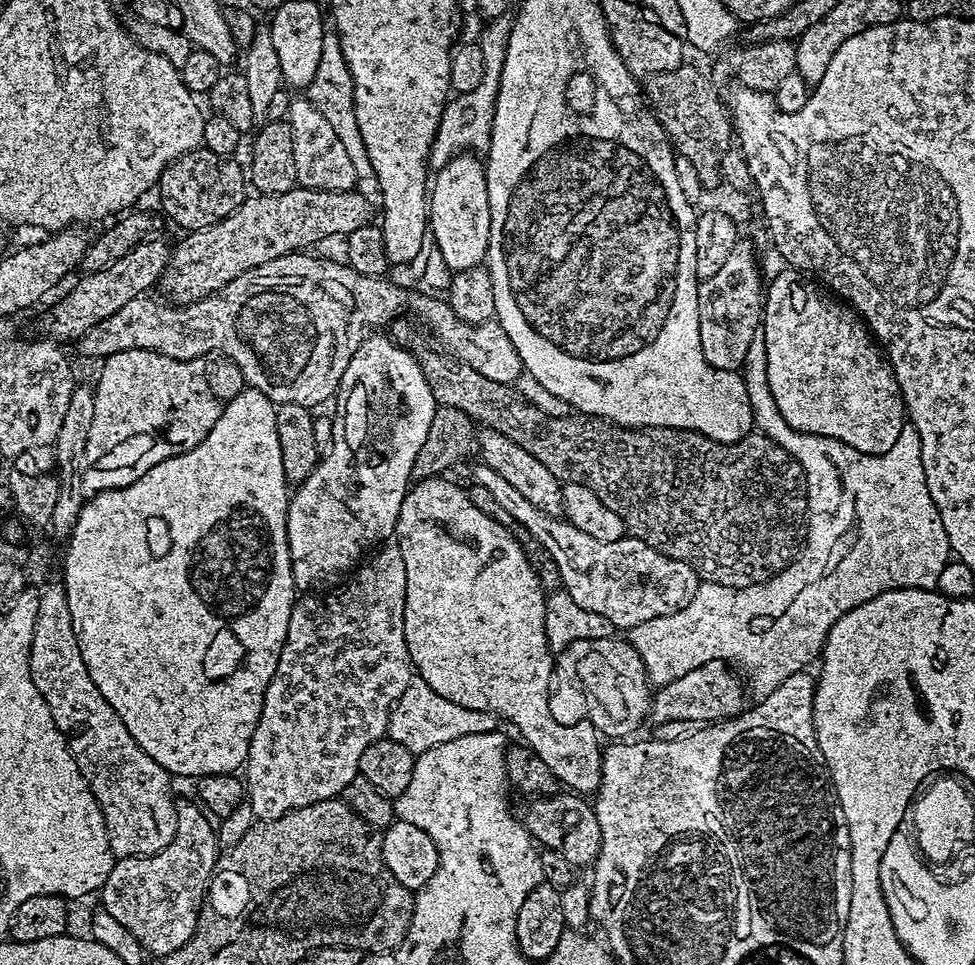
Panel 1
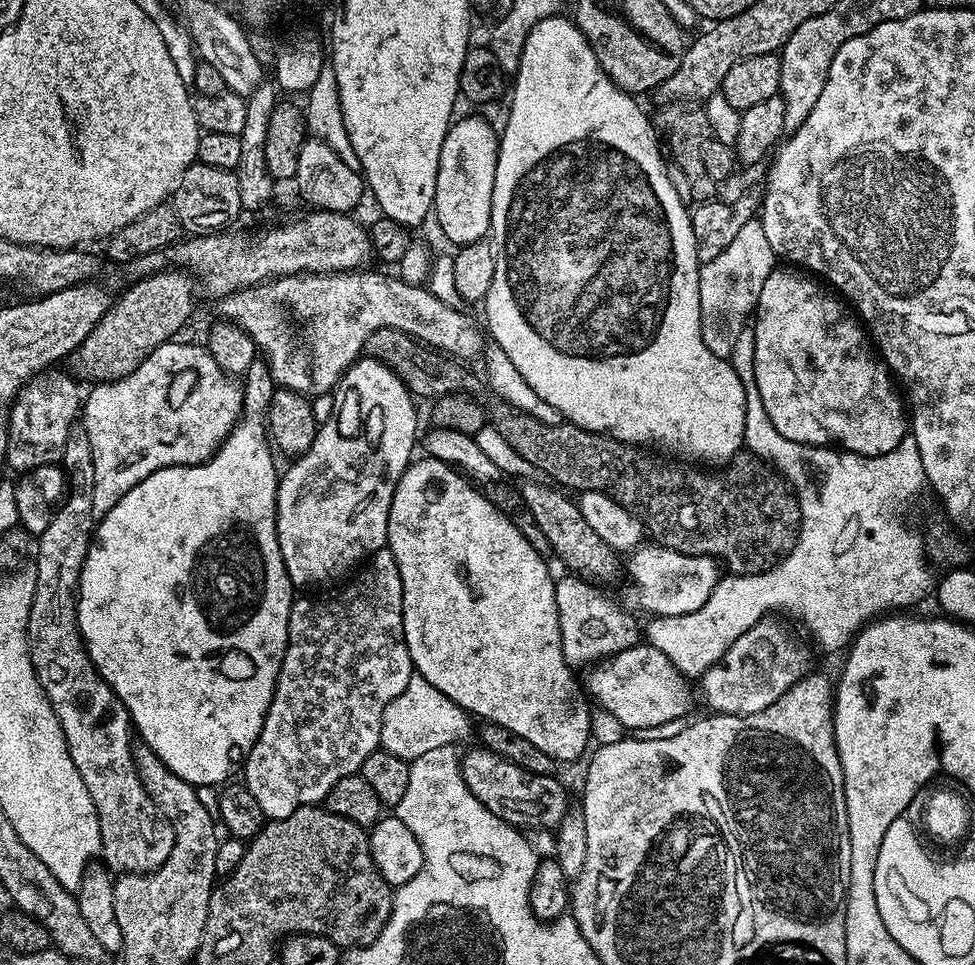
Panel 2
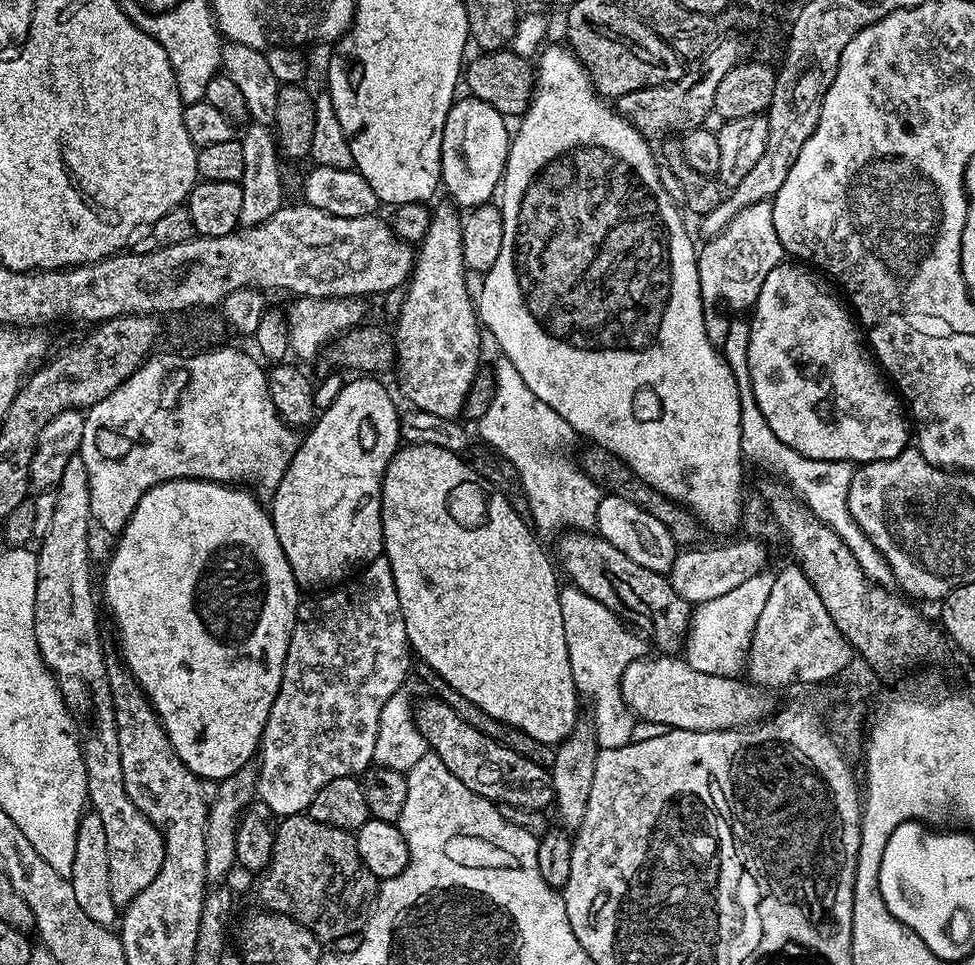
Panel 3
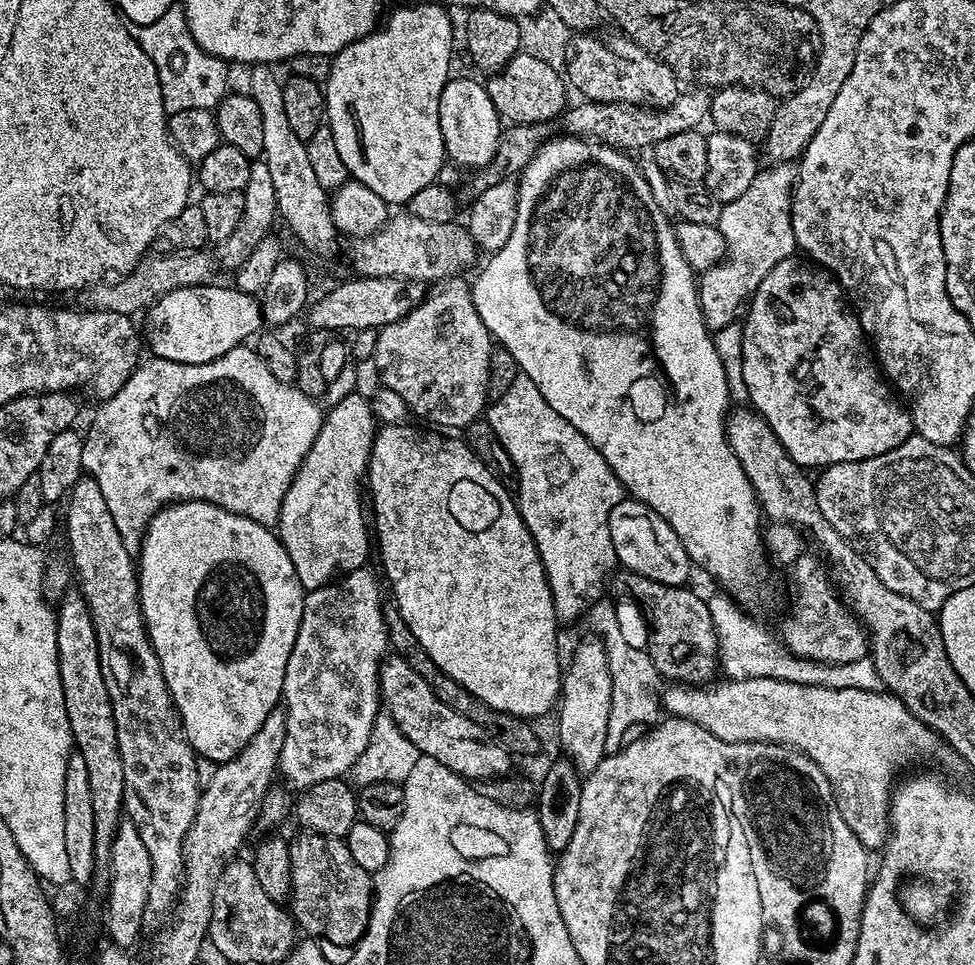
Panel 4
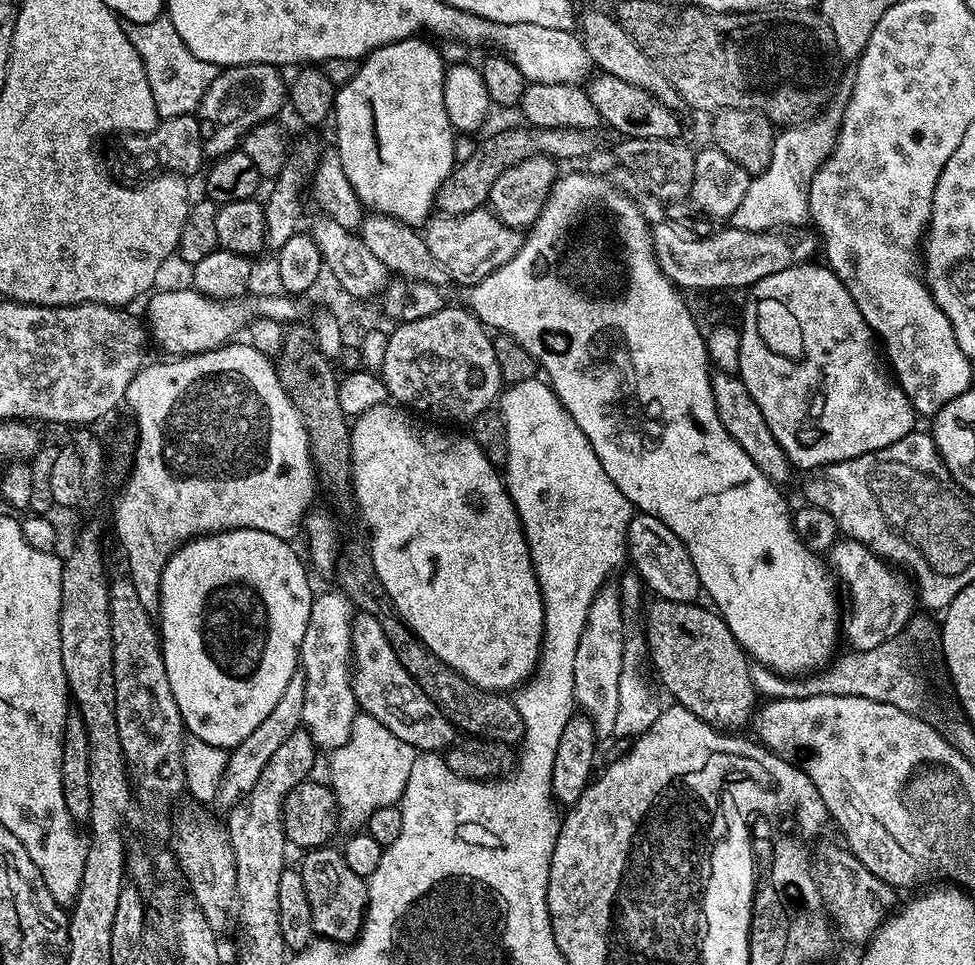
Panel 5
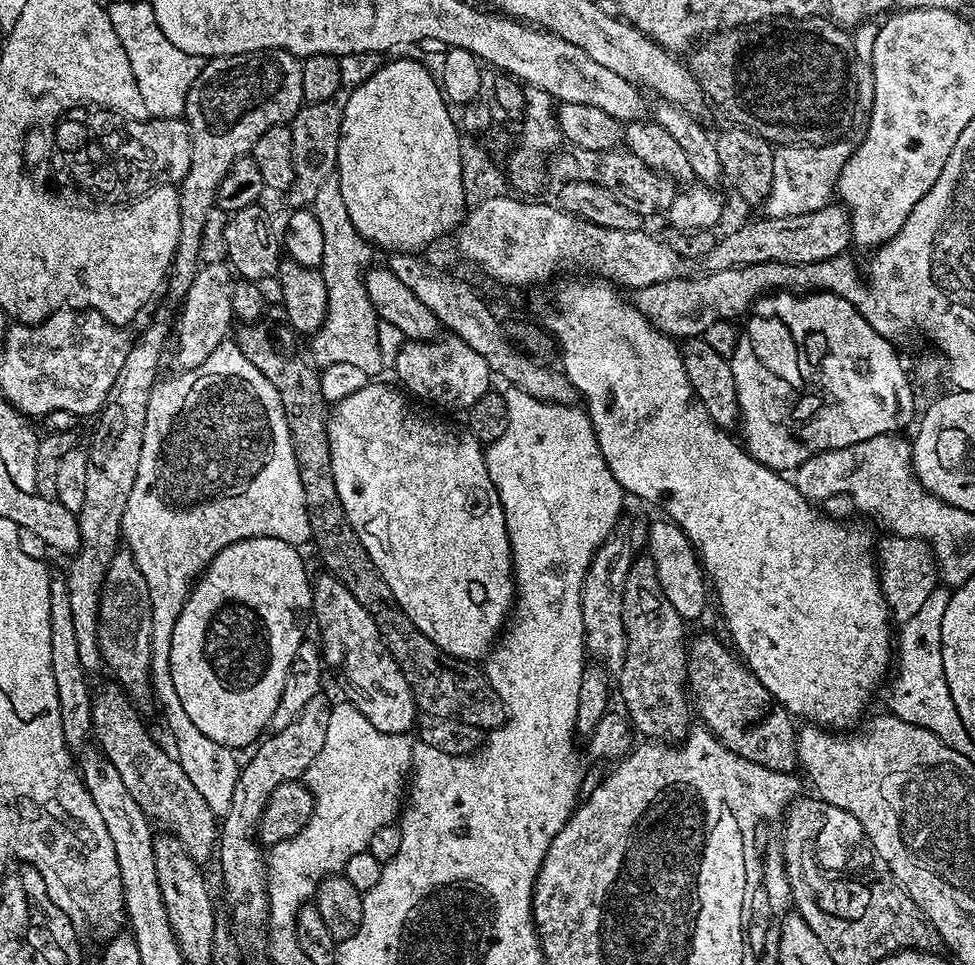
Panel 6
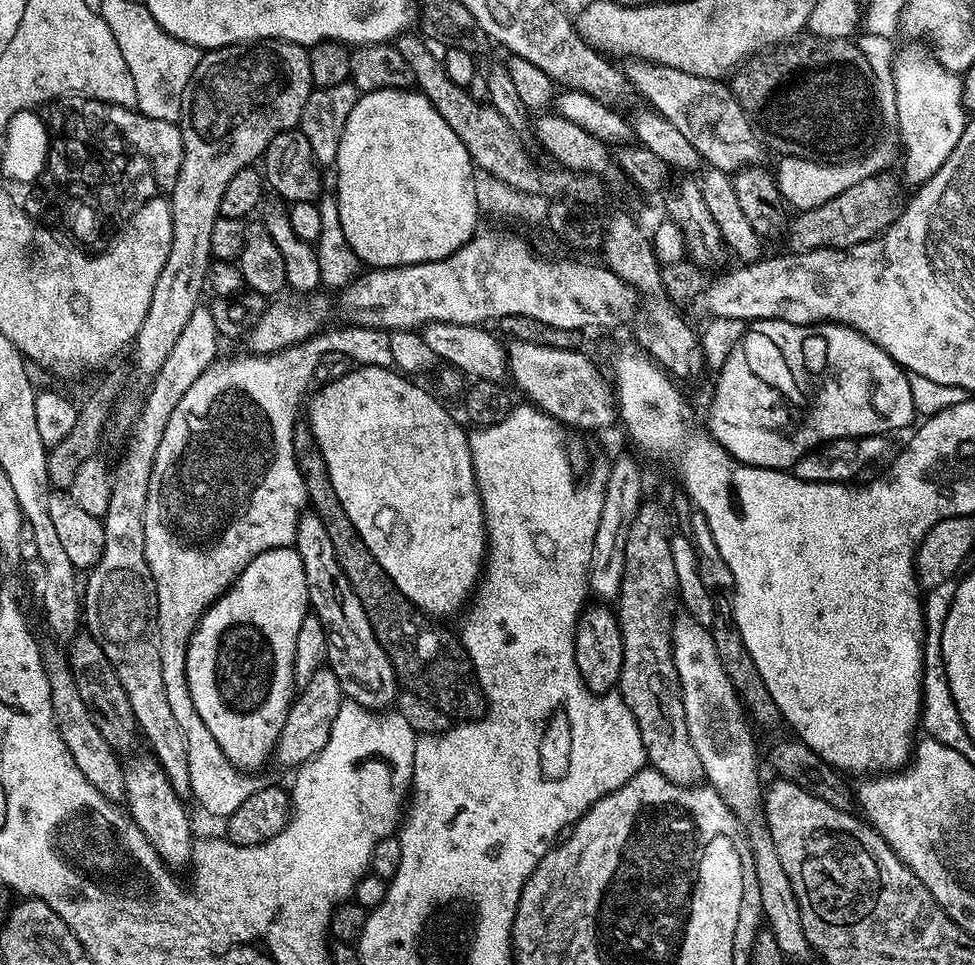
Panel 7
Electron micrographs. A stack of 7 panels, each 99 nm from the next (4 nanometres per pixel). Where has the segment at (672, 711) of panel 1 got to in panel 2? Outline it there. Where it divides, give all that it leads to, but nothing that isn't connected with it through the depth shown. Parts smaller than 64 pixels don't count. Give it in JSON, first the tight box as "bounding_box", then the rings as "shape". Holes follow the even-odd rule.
{"bounding_box":[698,618,809,716],"shape":[[[765,618],[746,630],[722,659],[699,677],[698,694],[709,711],[728,716],[756,714],[773,705],[790,686],[809,673],[807,652],[774,620],[777,619]]]}

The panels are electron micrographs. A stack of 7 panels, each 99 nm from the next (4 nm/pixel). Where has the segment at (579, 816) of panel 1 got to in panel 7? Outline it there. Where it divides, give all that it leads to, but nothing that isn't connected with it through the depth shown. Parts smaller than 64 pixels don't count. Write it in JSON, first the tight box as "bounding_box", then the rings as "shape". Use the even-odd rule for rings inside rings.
{"bounding_box":[294,510,398,709],"shape":[[[308,510],[301,515],[294,547],[298,558],[302,558],[311,611],[320,619],[322,630],[326,630],[327,667],[338,678],[347,699],[363,708],[391,709],[398,695],[396,671],[370,626],[370,618],[366,618],[366,610],[362,610],[362,602],[358,602],[358,594],[354,594],[342,566],[338,566],[330,534],[326,534],[326,526],[322,526],[315,512]]]}

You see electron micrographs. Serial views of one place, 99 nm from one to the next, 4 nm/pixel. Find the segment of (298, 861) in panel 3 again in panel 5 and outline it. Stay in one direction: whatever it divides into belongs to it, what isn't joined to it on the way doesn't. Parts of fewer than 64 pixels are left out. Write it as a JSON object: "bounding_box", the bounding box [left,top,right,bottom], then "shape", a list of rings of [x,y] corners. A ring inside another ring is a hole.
{"bounding_box":[298,846,368,946],"shape":[[[325,846],[305,851],[304,861],[298,864],[298,870],[302,874],[302,882],[310,898],[313,933],[317,937],[325,936],[328,939],[325,941],[344,946],[361,935],[366,923],[368,886],[365,877],[354,874],[354,870],[346,866],[343,851],[339,847],[332,847]],[[332,940],[337,940],[337,942]]]}

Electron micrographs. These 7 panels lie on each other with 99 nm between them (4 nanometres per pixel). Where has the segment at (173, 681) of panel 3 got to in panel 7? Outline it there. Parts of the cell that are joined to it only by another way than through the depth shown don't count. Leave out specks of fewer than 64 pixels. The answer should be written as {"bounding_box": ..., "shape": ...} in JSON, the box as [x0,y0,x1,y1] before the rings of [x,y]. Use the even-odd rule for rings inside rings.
{"bounding_box":[186,547,309,770],"shape":[[[295,547],[275,548],[258,554],[242,570],[231,588],[220,595],[196,621],[196,629],[188,640],[186,654],[186,678],[190,688],[190,698],[194,700],[194,710],[198,710],[202,722],[206,722],[210,734],[214,734],[214,742],[222,746],[222,754],[230,758],[235,768],[252,770],[248,768],[260,768],[267,760],[273,759],[280,731],[286,722],[286,714],[292,708],[294,699],[292,683],[294,662],[256,662],[260,664],[260,672],[252,672],[252,680],[248,680],[246,684],[246,688],[252,688],[252,720],[232,718],[232,716],[242,716],[244,680],[246,680],[248,666],[254,660],[256,642],[294,642],[309,612],[306,574],[302,570],[302,558],[298,558]]]}

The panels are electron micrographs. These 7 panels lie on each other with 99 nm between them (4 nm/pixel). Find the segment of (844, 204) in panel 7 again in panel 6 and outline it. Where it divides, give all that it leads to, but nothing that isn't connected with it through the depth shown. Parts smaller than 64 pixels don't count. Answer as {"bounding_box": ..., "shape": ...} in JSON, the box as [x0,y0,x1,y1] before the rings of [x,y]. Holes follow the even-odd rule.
{"bounding_box":[703,202,850,272],"shape":[[[833,202],[822,210],[793,216],[768,216],[752,220],[729,236],[721,235],[716,244],[703,257],[703,267],[709,272],[727,268],[745,268],[751,264],[782,262],[783,264],[813,264],[845,255],[850,248],[850,217],[848,209]]]}

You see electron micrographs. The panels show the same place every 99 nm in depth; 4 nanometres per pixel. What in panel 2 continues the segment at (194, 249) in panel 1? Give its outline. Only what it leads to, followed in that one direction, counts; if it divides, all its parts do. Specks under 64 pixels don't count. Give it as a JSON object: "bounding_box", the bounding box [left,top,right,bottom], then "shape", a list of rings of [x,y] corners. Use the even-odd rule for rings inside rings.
{"bounding_box":[74,270,198,382],"shape":[[[165,270],[143,276],[113,299],[107,314],[90,330],[74,353],[74,360],[92,382],[120,380],[128,376],[158,346],[169,343],[184,328],[196,308],[198,284],[187,271]]]}

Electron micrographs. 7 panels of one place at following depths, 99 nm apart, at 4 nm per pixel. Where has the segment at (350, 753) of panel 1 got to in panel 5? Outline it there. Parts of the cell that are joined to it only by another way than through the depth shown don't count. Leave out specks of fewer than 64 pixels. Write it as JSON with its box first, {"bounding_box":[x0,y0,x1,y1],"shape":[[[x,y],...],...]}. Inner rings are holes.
{"bounding_box":[299,590,358,750],"shape":[[[339,590],[324,592],[313,599],[310,622],[302,634],[299,671],[304,673],[306,702],[302,705],[302,728],[310,733],[317,749],[331,750],[350,738],[358,714],[352,689],[352,618],[354,609]]]}

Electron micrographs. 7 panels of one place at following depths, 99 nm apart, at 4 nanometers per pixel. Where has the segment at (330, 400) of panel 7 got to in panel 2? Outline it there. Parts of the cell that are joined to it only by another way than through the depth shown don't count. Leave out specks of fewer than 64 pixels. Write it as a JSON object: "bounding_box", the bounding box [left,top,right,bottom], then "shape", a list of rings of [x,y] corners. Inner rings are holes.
{"bounding_box":[386,458,592,762],"shape":[[[416,458],[396,483],[394,498],[390,504],[386,547],[394,554],[394,560],[398,562],[398,574],[402,578],[402,622],[413,669],[422,678],[426,678],[426,682],[430,682],[434,690],[442,690],[446,698],[453,700],[465,712],[476,718],[481,716],[479,718],[481,721],[506,726],[506,730],[514,730],[514,734],[522,734],[522,738],[534,742],[538,750],[550,754],[552,760],[563,762],[563,760],[576,760],[580,755],[583,757],[589,751],[592,712],[588,710],[571,712],[568,709],[574,672],[563,656],[562,630],[559,626],[558,603],[555,602],[556,580],[548,573],[549,561],[540,556],[538,550],[534,550],[534,546],[530,546],[522,530],[518,530],[518,526],[514,526],[514,522],[510,522],[510,518],[506,518],[506,514],[502,514],[502,510],[494,506],[494,502],[485,498],[483,491],[473,481],[452,465],[431,458]]]}

